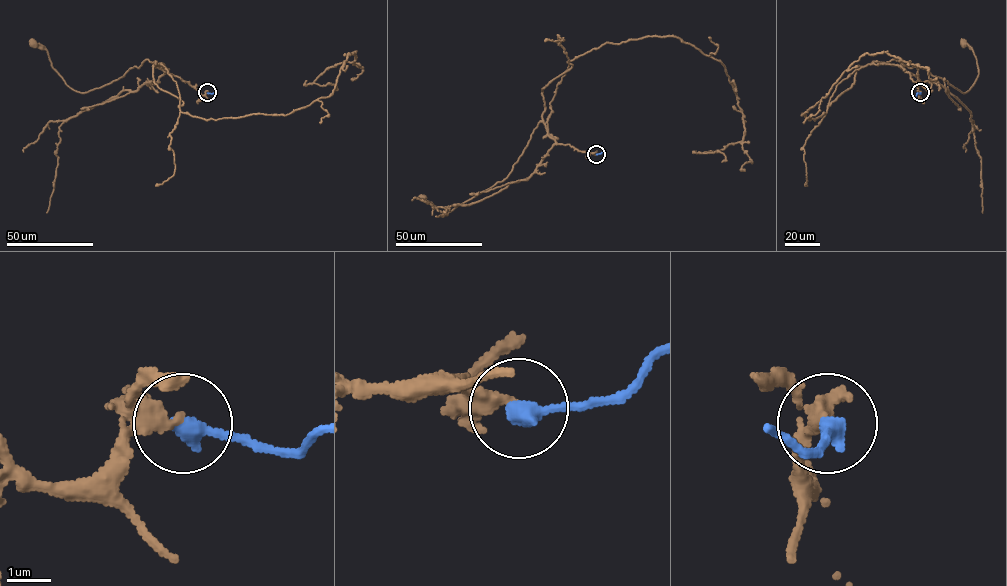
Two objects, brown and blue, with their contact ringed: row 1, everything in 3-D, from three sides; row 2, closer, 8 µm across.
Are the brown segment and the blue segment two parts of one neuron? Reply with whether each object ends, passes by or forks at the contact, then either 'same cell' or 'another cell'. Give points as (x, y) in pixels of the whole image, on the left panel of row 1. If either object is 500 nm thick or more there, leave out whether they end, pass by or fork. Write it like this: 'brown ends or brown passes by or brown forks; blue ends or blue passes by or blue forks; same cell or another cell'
brown ends; blue ends; another cell

